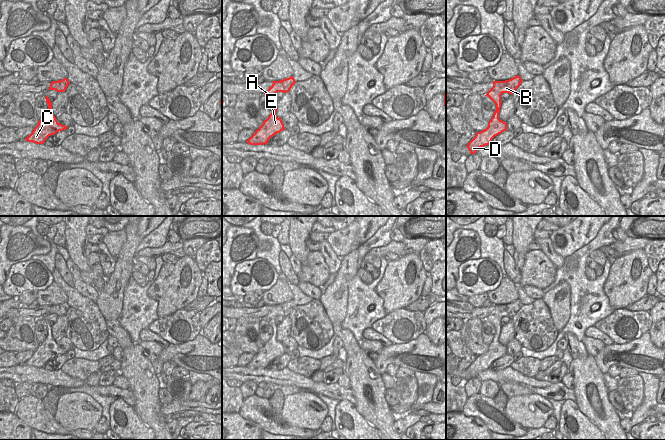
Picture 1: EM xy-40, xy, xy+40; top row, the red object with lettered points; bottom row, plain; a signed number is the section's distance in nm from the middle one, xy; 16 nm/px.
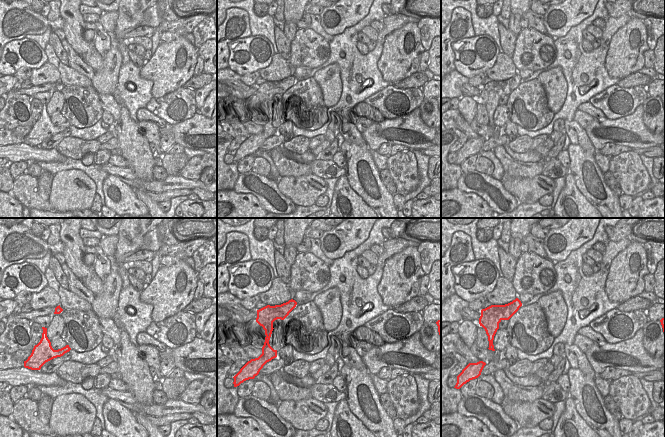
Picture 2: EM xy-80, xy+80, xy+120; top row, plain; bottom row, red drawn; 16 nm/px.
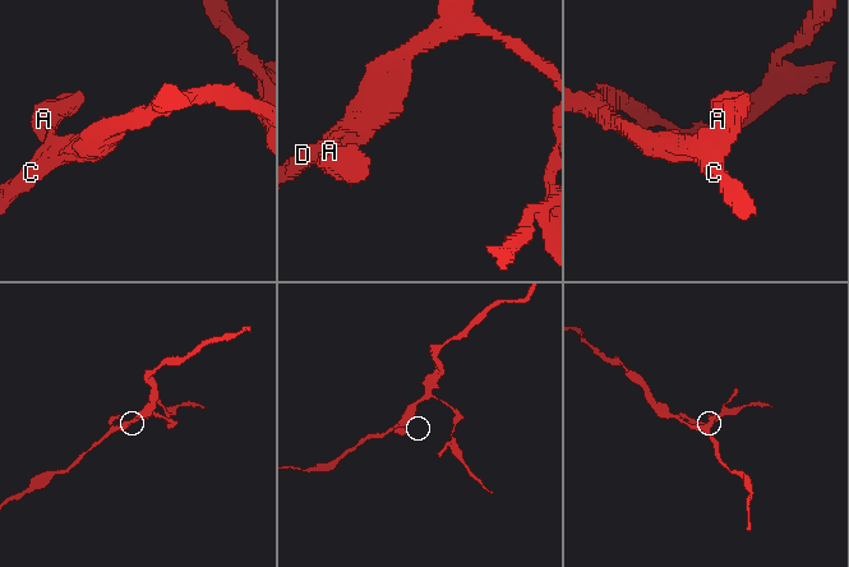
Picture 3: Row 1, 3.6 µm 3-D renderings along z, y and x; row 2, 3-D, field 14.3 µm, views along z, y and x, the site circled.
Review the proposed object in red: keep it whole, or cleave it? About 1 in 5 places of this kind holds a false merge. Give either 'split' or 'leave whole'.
leave whole

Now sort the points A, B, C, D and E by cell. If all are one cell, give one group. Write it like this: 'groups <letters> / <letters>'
groups A B C D E

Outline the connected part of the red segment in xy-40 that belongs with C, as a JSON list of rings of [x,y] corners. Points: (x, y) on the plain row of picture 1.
[[[45,320],[45,323],[48,328],[48,335],[46,339],[39,344],[38,349],[34,352],[32,357],[25,362],[28,366],[44,368],[49,360],[68,352],[57,345],[56,341],[52,337],[52,326],[47,320]]]

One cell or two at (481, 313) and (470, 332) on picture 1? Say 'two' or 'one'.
two

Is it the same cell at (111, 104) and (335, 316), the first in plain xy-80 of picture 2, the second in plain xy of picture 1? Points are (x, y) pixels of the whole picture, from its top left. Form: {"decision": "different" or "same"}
{"decision": "different"}

